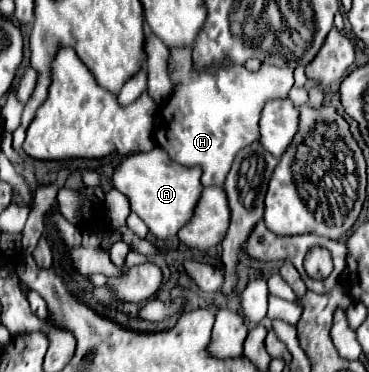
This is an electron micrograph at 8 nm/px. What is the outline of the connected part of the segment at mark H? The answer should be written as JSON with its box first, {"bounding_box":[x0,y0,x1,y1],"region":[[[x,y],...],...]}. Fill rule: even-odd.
{"bounding_box":[158,47,294,187],"region":[[[190,47],[170,49],[170,77],[174,91],[158,111],[158,145],[180,165],[200,165],[204,187],[224,185],[234,155],[258,141],[258,121],[266,101],[286,99],[294,85],[290,67],[274,67],[270,63],[264,63],[256,73],[244,65],[212,67],[204,73],[194,73]]]}

